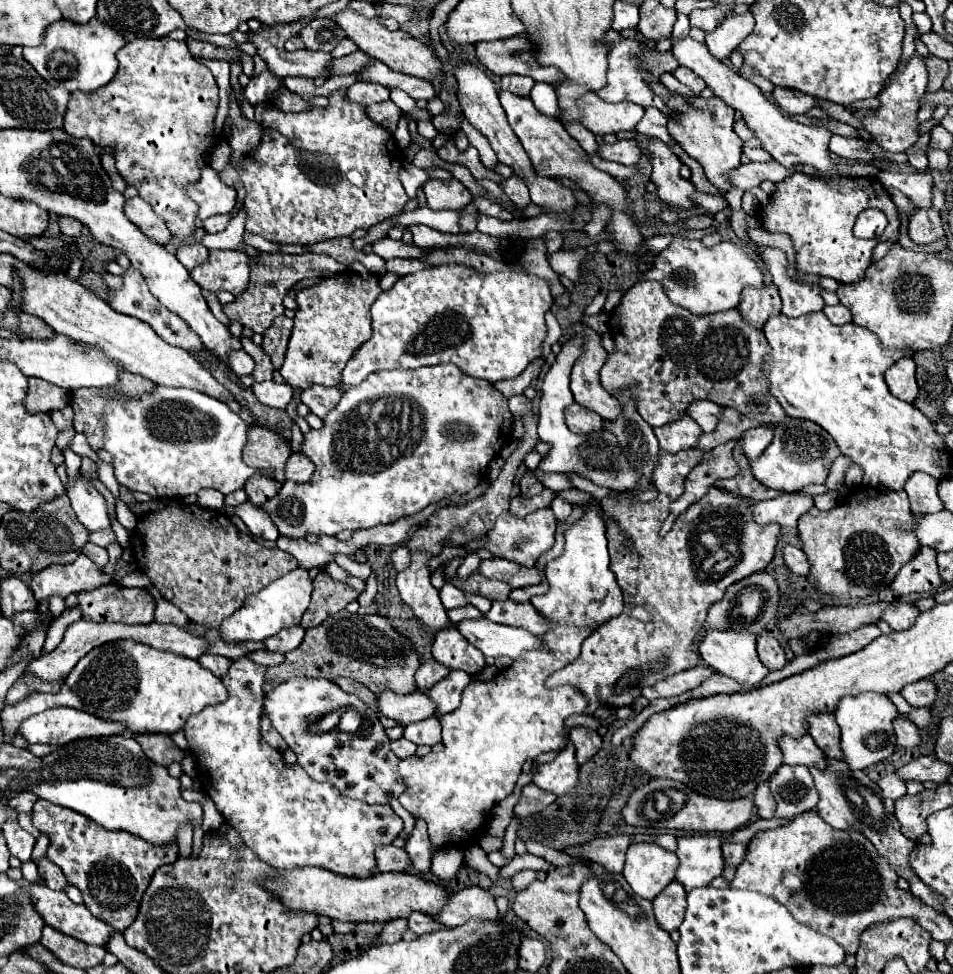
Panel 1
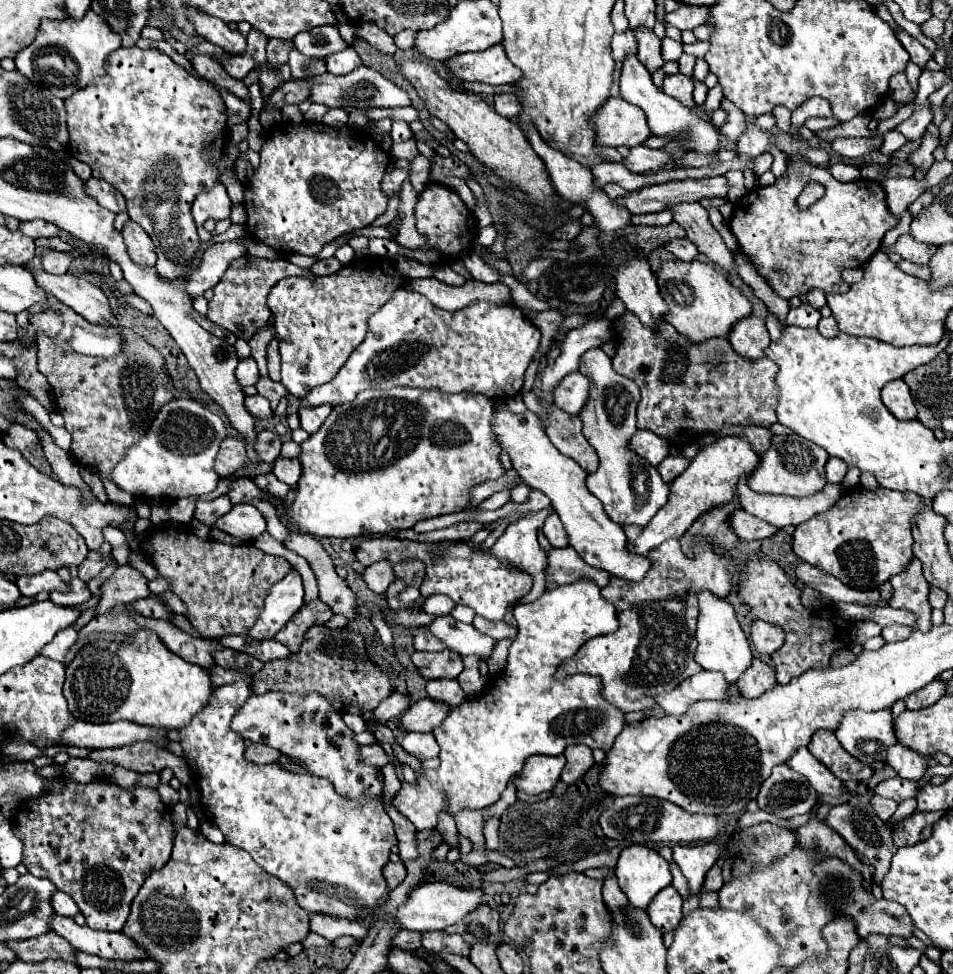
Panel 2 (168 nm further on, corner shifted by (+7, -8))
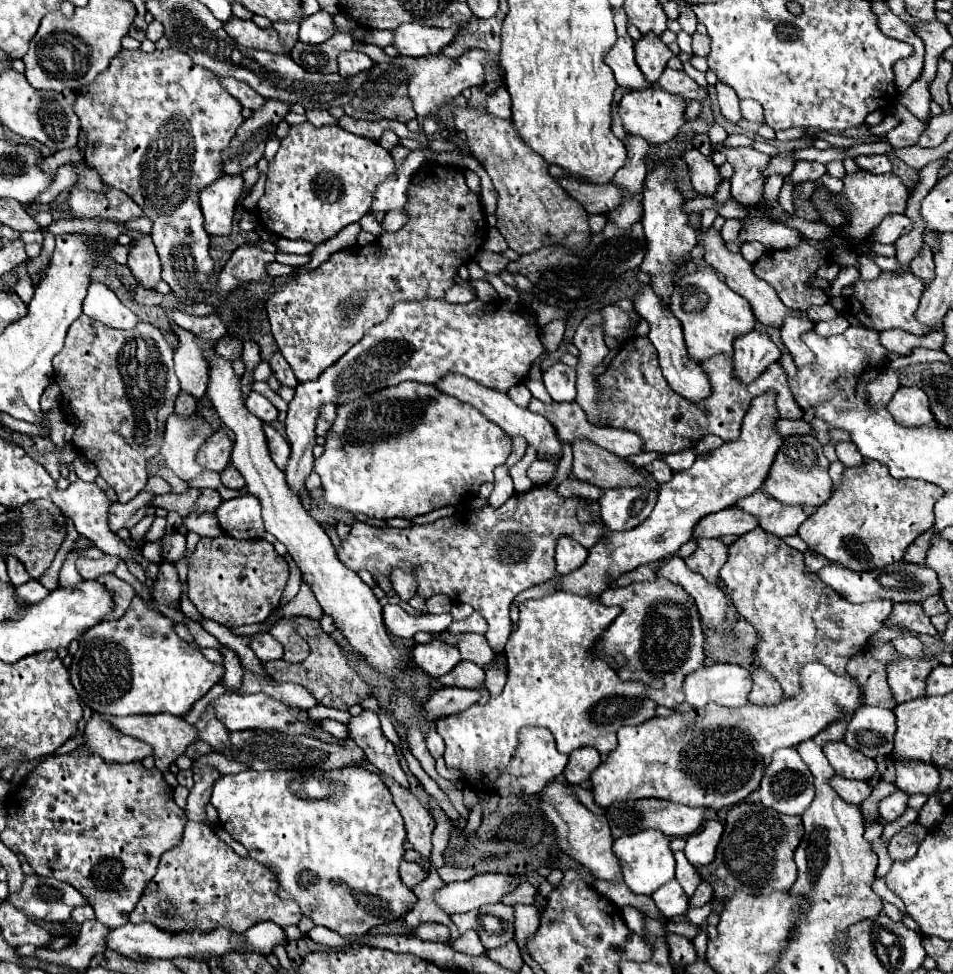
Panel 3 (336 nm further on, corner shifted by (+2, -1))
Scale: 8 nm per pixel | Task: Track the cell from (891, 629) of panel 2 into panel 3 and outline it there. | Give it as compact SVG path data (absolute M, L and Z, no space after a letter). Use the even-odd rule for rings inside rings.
M904 635L904 637L900 637L900 639L894 639L892 643L894 643L896 651L898 651L898 653L902 653L902 655L906 655L906 657L916 659L916 657L920 657L920 655L922 655L922 641L920 641L920 639L916 639L916 637Z

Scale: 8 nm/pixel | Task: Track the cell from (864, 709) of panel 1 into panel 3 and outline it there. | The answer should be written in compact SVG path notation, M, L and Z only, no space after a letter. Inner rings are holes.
M860 705L846 729L846 745L858 749L866 757L886 757L892 753L896 733L896 715L890 709ZM860 725L860 729L858 729Z

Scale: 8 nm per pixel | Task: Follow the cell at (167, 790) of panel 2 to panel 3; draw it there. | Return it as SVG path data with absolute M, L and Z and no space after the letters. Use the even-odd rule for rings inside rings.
M130 715L122 719L110 717L110 723L124 735L148 743L154 749L160 771L168 771L170 763L184 755L188 743L198 741L196 727L174 715Z

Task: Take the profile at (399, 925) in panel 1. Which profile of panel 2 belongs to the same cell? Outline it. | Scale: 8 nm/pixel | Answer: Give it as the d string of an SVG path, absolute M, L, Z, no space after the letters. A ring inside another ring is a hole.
M399 930L399 932L393 936L393 948L419 950L419 948L421 948L421 934L413 934L411 930Z

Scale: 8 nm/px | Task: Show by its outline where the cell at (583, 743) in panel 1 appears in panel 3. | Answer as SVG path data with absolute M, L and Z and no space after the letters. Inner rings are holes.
M582 747L570 753L570 761L564 769L564 777L570 785L580 785L600 765L600 753L592 747Z

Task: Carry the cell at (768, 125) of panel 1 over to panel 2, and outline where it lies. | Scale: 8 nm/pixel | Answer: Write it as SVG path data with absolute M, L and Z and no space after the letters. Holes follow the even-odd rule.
M745 114L745 132L739 136L739 142L737 142L737 154L741 156L741 158L747 158L747 160L751 160L751 158L757 158L759 154L763 154L765 150L767 150L767 146L771 146L771 132L767 132L767 130L763 130L763 128L759 128L757 124L755 124L755 120L757 120L757 116L749 116L749 114Z

